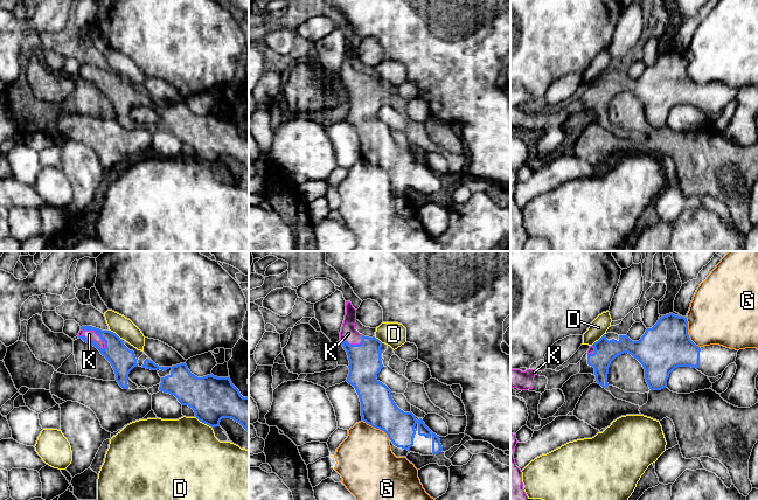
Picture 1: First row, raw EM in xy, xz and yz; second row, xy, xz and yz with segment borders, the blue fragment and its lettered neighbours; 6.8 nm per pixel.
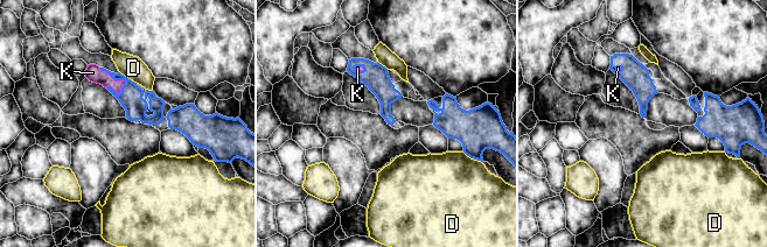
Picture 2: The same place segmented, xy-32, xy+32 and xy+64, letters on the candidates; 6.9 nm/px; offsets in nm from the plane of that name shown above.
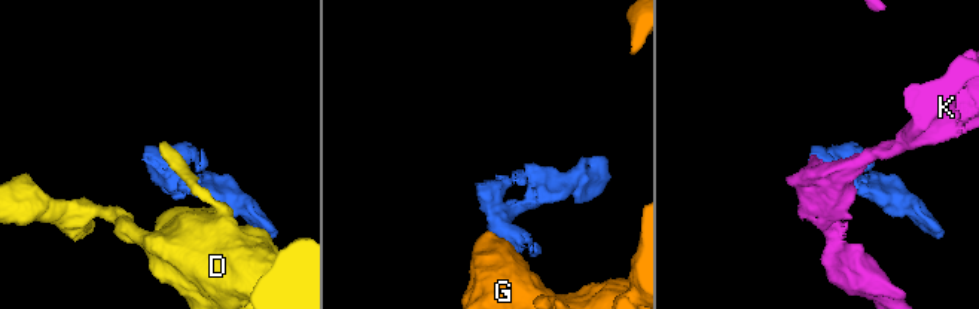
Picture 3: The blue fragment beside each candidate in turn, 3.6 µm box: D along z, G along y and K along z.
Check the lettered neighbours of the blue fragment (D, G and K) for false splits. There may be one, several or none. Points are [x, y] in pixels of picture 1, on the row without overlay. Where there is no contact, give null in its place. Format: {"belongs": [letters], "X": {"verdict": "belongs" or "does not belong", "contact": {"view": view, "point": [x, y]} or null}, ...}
{"belongs": ["K"], "D": {"verdict": "does not belong", "contact": {"view": "xy", "point": [203, 160]}}, "G": {"verdict": "does not belong", "contact": {"view": "yz", "point": [687, 71]}}, "K": {"verdict": "belongs", "contact": {"view": "xy", "point": [96, 71]}}}

